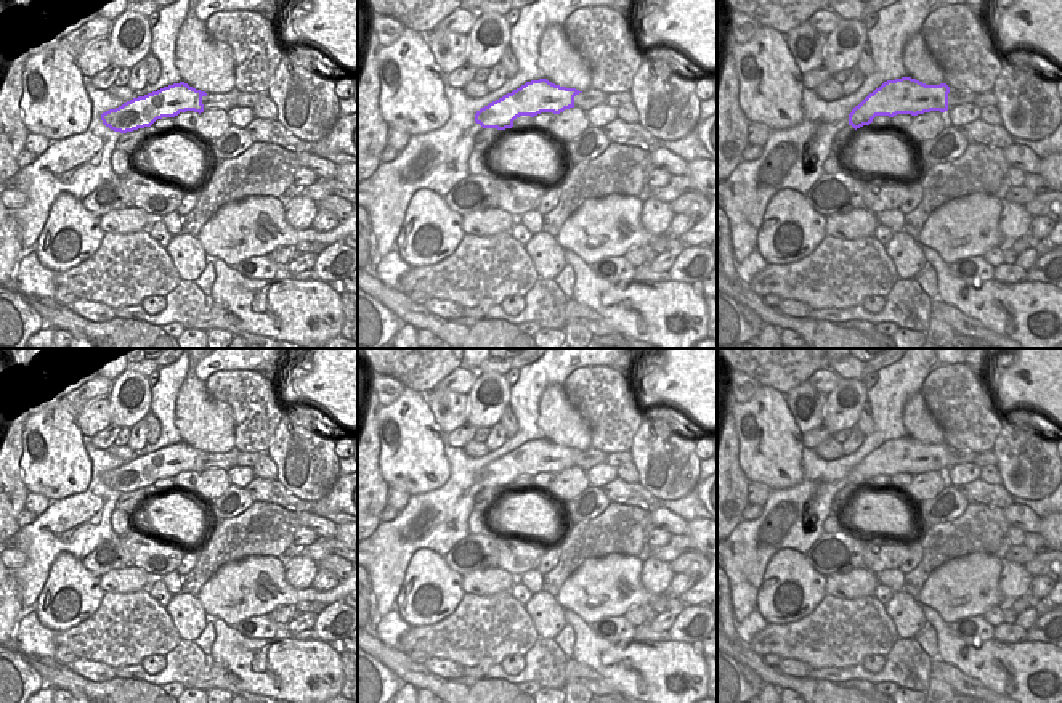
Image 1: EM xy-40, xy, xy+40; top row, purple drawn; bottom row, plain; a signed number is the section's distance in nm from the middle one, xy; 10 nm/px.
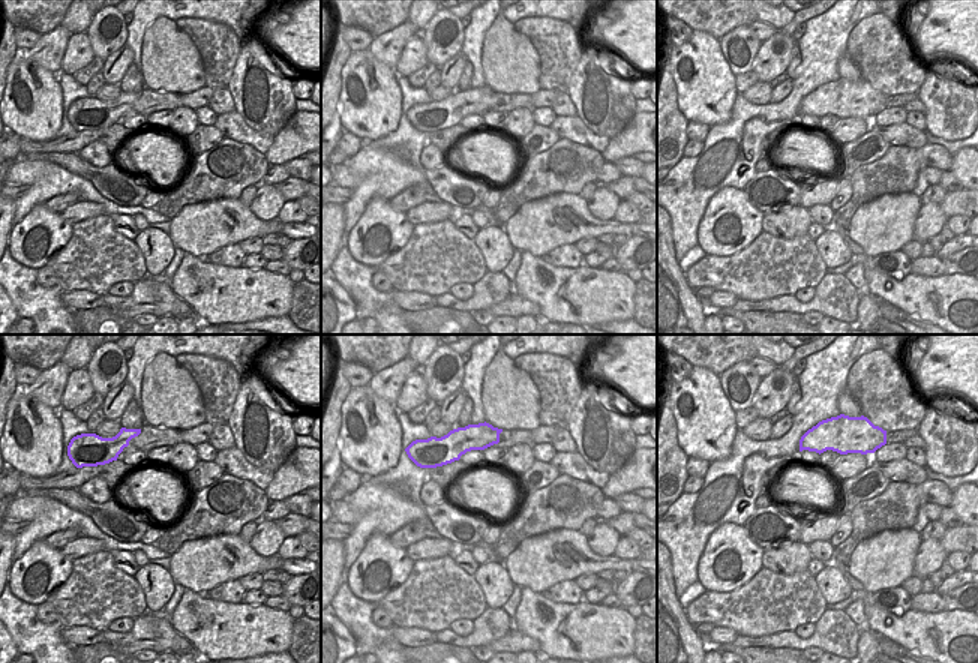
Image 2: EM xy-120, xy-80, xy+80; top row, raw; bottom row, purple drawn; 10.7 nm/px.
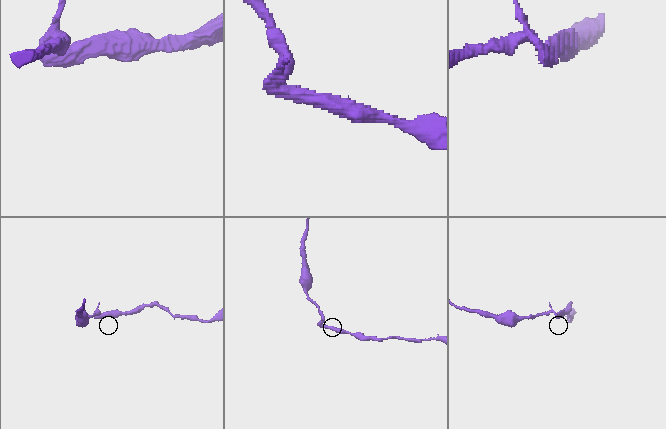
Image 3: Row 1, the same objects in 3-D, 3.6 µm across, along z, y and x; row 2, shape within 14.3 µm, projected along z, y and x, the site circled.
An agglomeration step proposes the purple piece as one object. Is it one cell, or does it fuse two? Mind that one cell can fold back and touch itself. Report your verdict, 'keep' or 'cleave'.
cleave

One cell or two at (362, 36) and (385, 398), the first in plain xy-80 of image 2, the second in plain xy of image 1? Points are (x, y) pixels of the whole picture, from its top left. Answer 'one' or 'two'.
one

